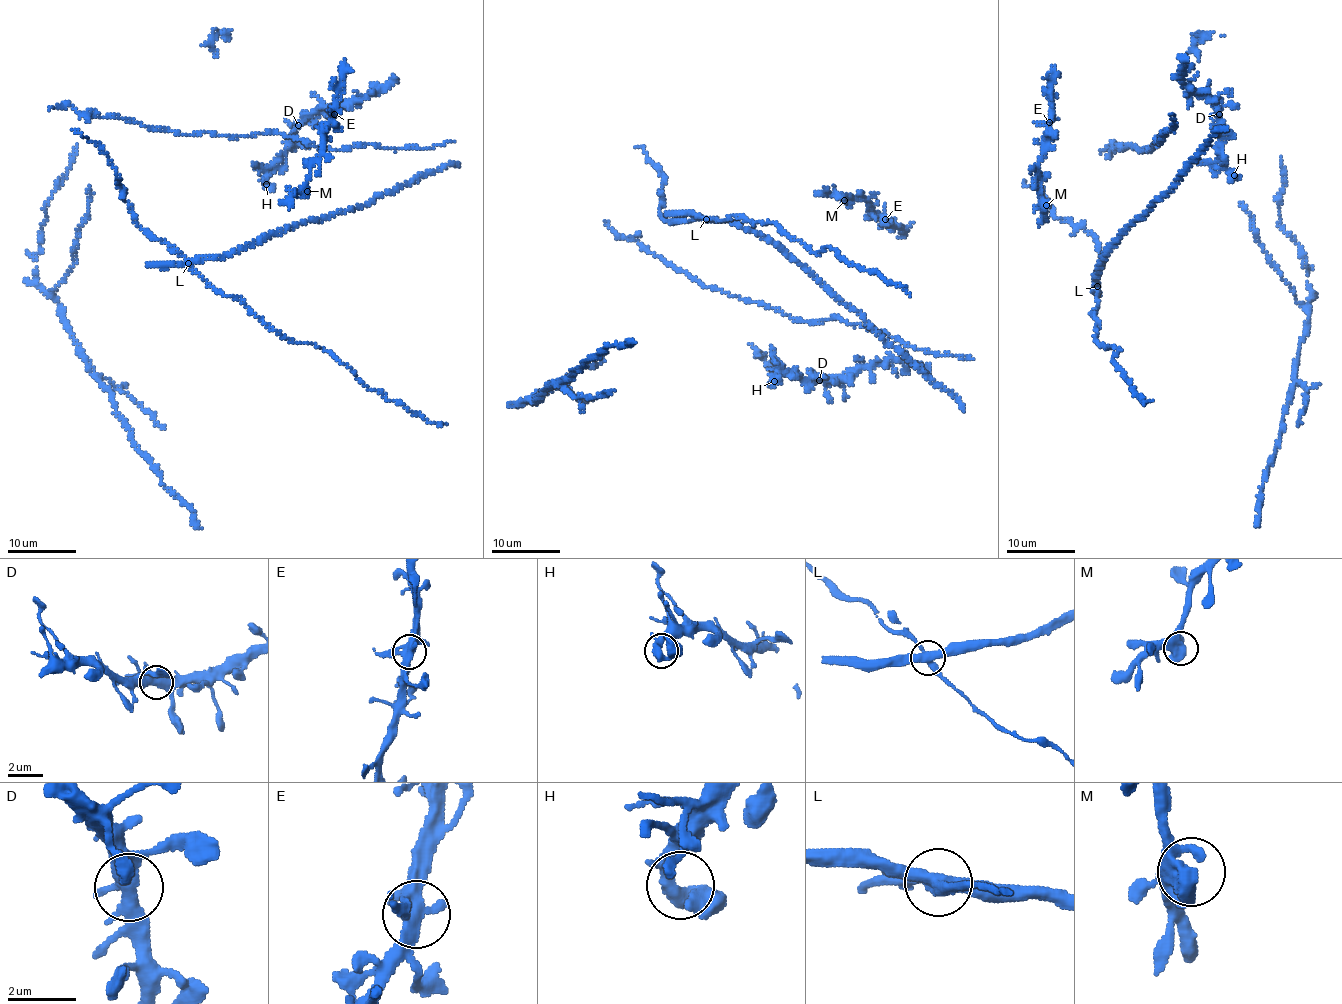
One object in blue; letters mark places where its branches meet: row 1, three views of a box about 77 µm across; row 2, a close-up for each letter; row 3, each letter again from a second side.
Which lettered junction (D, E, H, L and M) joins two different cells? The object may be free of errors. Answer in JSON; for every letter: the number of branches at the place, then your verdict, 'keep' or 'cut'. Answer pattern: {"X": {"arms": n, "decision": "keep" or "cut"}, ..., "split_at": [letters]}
{"D": {"arms": 4, "decision": "keep"}, "E": {"arms": 4, "decision": "keep"}, "H": {"arms": 3, "decision": "keep"}, "L": {"arms": 4, "decision": "cut"}, "M": {"arms": 2, "decision": "keep"}, "split_at": ["L"]}

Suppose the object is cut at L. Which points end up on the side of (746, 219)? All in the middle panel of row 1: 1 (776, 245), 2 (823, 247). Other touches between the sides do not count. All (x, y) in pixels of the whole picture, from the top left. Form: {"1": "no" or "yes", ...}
{"1": "no", "2": "yes"}

